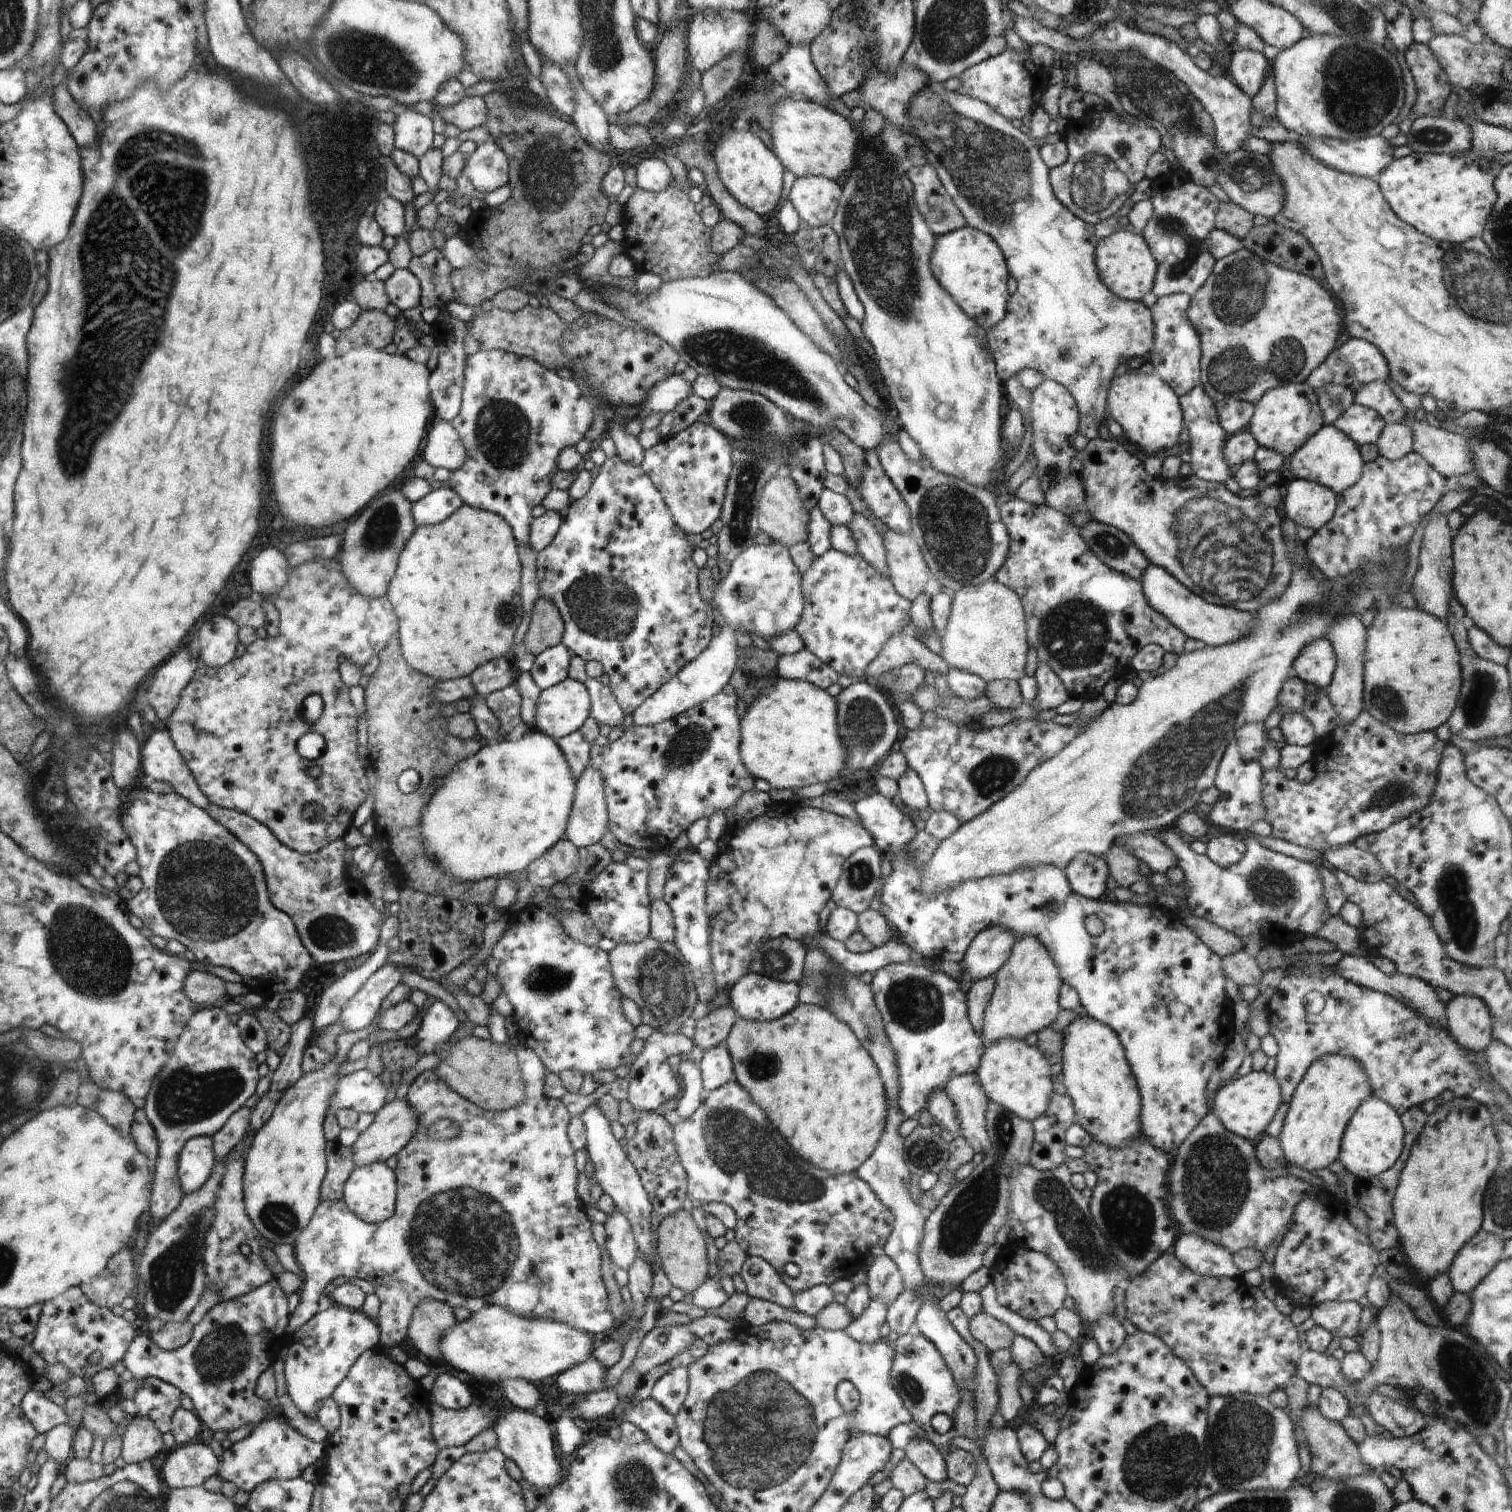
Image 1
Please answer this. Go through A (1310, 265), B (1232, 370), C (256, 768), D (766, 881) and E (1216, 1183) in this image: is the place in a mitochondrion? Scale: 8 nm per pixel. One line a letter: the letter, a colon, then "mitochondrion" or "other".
A: other
B: mitochondrion
C: mitochondrion
D: other
E: mitochondrion

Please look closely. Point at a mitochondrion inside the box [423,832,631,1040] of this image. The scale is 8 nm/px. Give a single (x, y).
(547, 979)

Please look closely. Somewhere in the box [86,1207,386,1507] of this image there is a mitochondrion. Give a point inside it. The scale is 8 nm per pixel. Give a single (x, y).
(224, 1354)

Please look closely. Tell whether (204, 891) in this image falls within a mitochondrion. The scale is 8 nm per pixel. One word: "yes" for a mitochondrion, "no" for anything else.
yes

